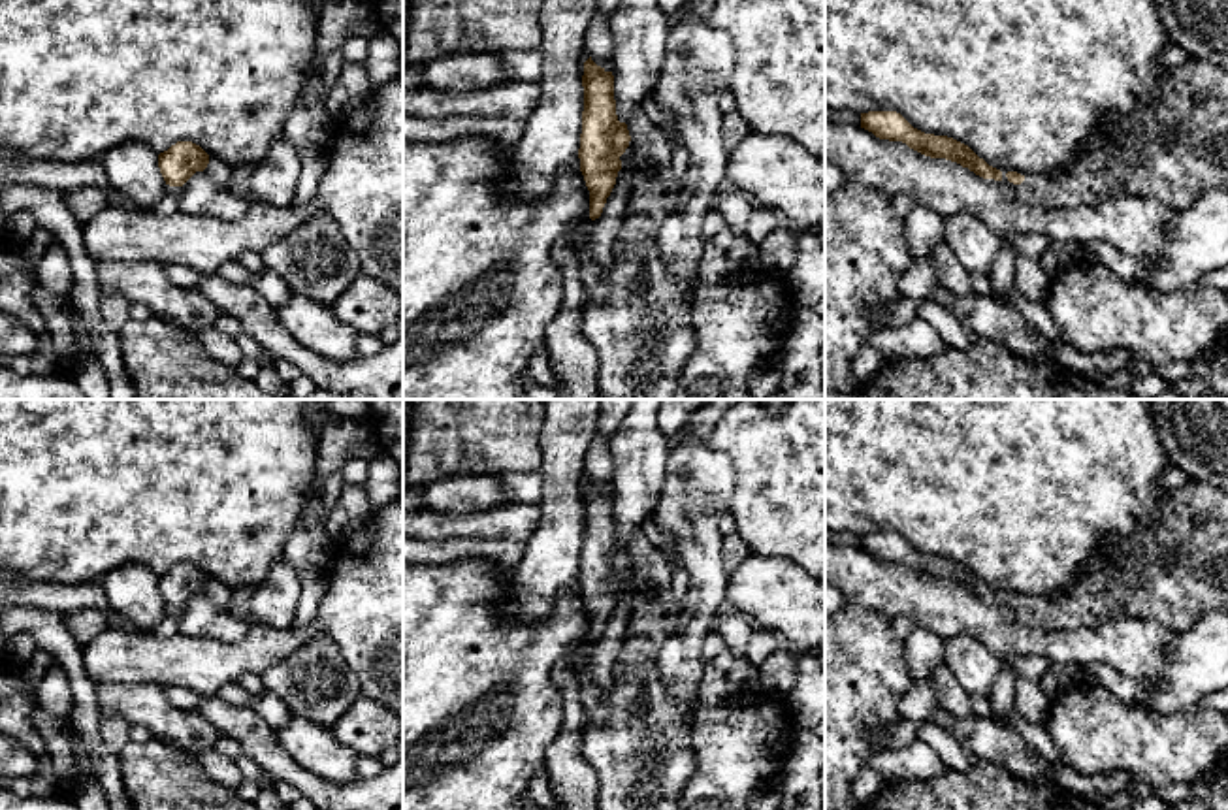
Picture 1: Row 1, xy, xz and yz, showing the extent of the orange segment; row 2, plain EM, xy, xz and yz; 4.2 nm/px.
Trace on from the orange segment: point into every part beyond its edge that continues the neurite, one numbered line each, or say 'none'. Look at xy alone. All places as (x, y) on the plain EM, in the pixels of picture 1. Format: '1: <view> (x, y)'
1: xy (221, 594)

